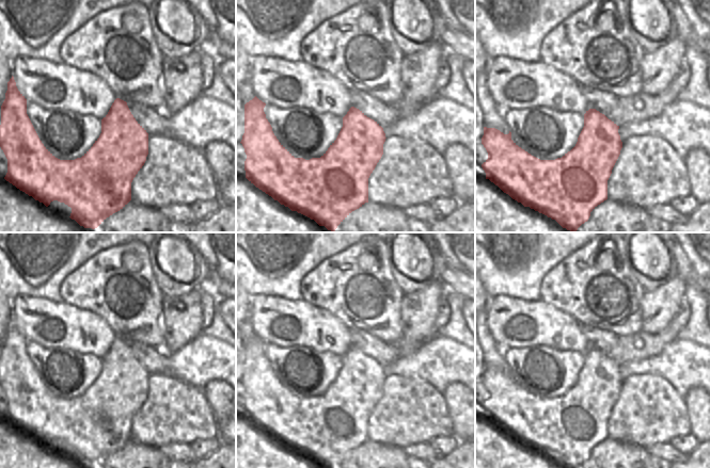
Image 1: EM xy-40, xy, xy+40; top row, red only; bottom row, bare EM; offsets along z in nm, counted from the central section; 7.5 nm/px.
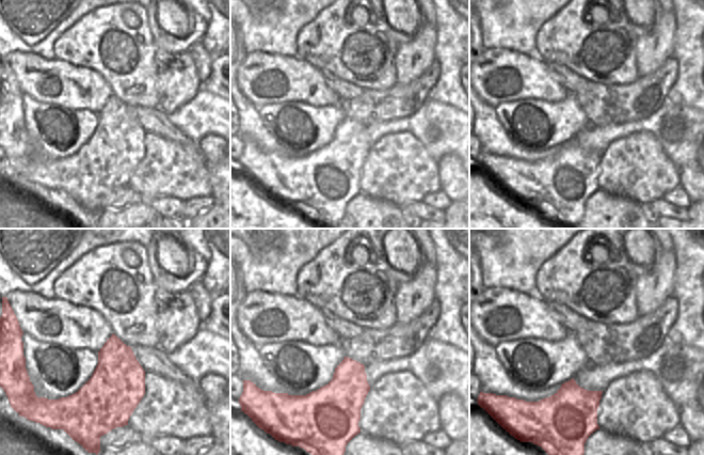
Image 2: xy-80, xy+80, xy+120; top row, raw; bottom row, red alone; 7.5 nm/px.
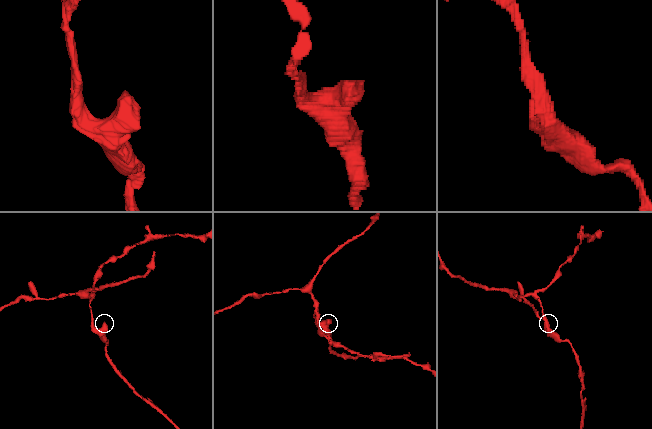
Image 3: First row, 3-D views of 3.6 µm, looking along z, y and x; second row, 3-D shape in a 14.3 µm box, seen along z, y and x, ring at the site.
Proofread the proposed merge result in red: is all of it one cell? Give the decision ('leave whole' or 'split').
leave whole

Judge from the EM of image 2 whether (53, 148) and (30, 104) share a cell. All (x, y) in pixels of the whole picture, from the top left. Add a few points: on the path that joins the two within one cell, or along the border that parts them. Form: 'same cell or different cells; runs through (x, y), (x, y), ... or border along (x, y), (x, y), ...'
same cell; runs through (43, 138), (37, 130), (33, 115)

